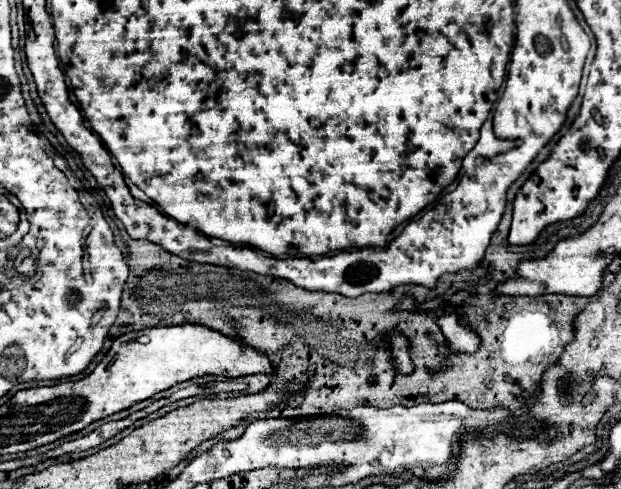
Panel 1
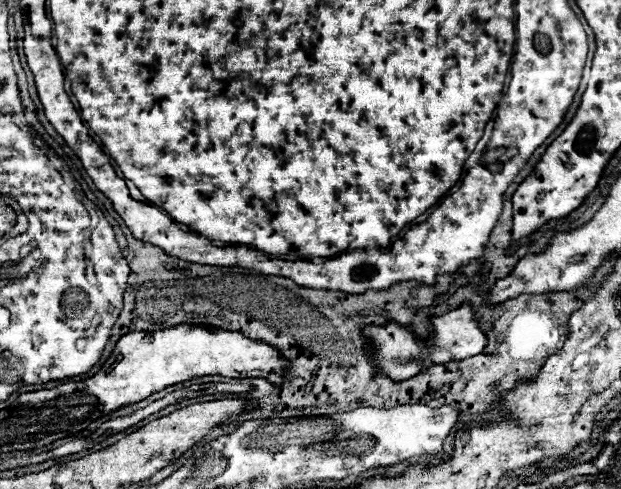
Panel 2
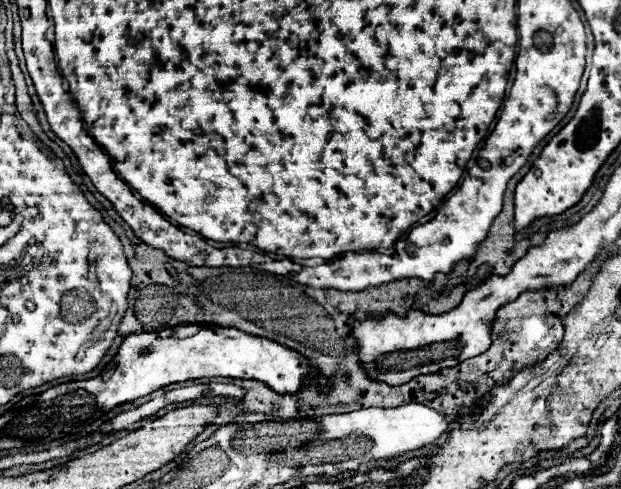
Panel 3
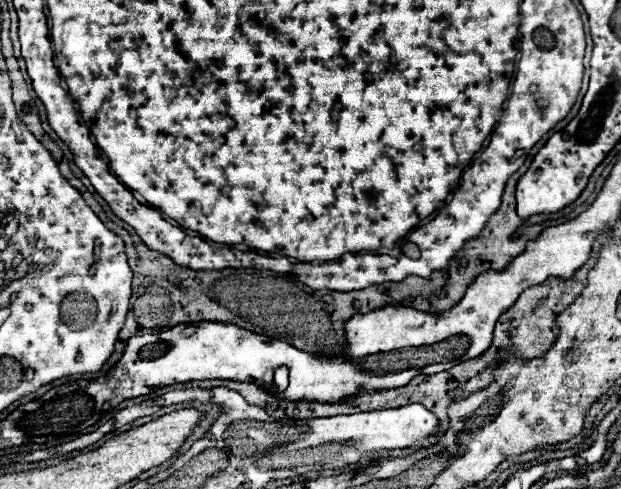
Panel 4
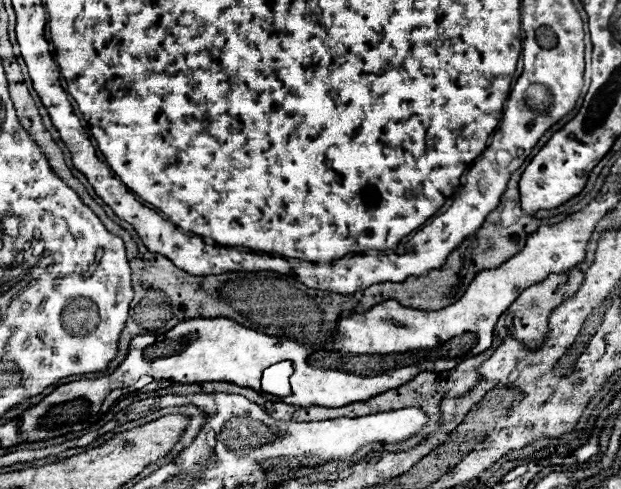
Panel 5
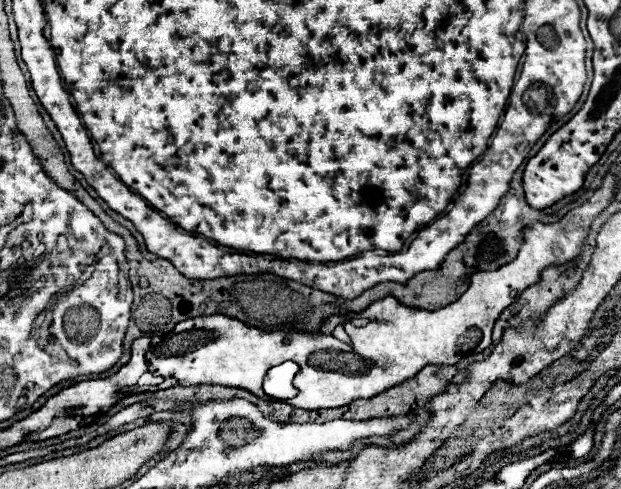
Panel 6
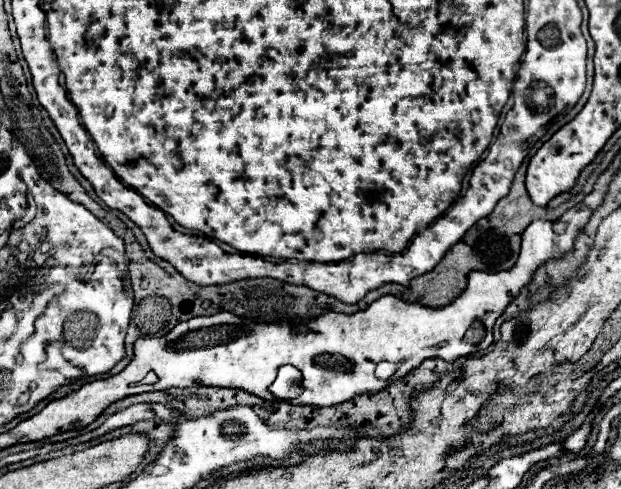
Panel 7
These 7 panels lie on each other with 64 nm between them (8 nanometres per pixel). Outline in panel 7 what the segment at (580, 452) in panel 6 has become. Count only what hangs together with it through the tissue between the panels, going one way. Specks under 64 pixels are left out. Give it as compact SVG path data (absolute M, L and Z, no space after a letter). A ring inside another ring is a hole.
M592 413L588 416L587 420L581 425L581 427L574 433L569 435L566 439L566 450L574 453L578 453L585 448L587 443L588 434L591 432L592 427Z

